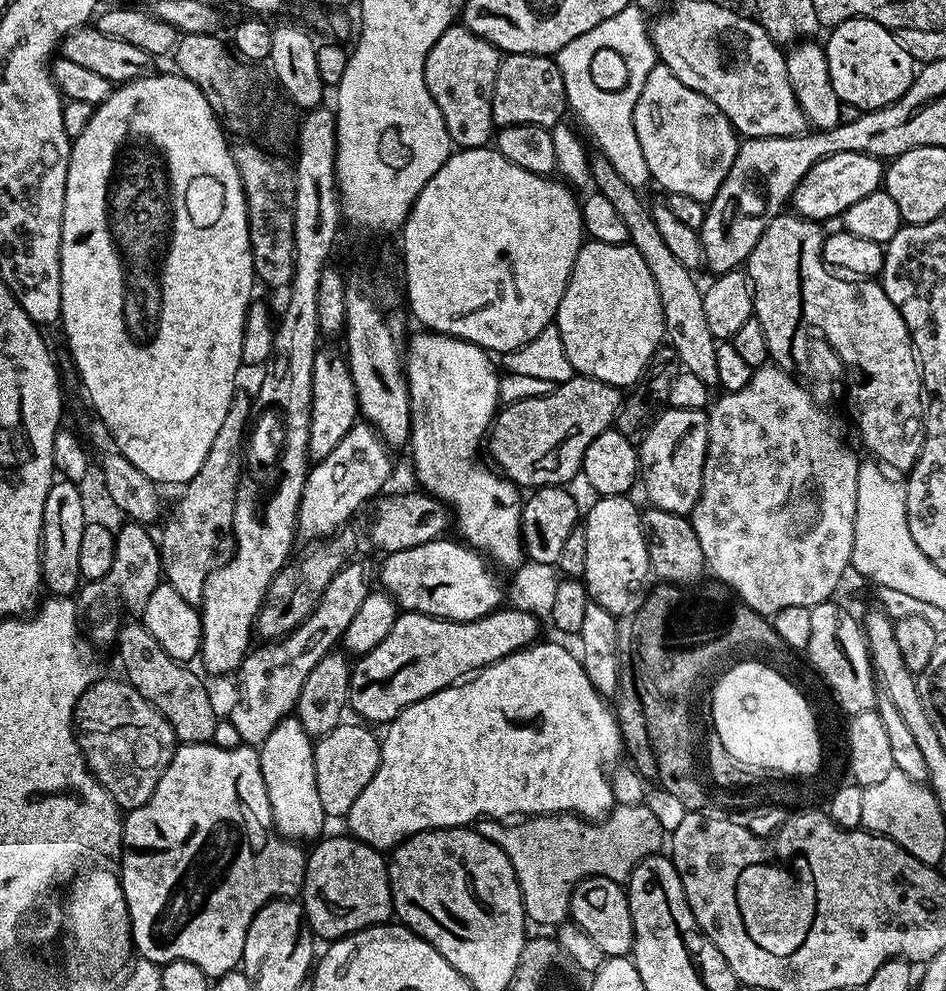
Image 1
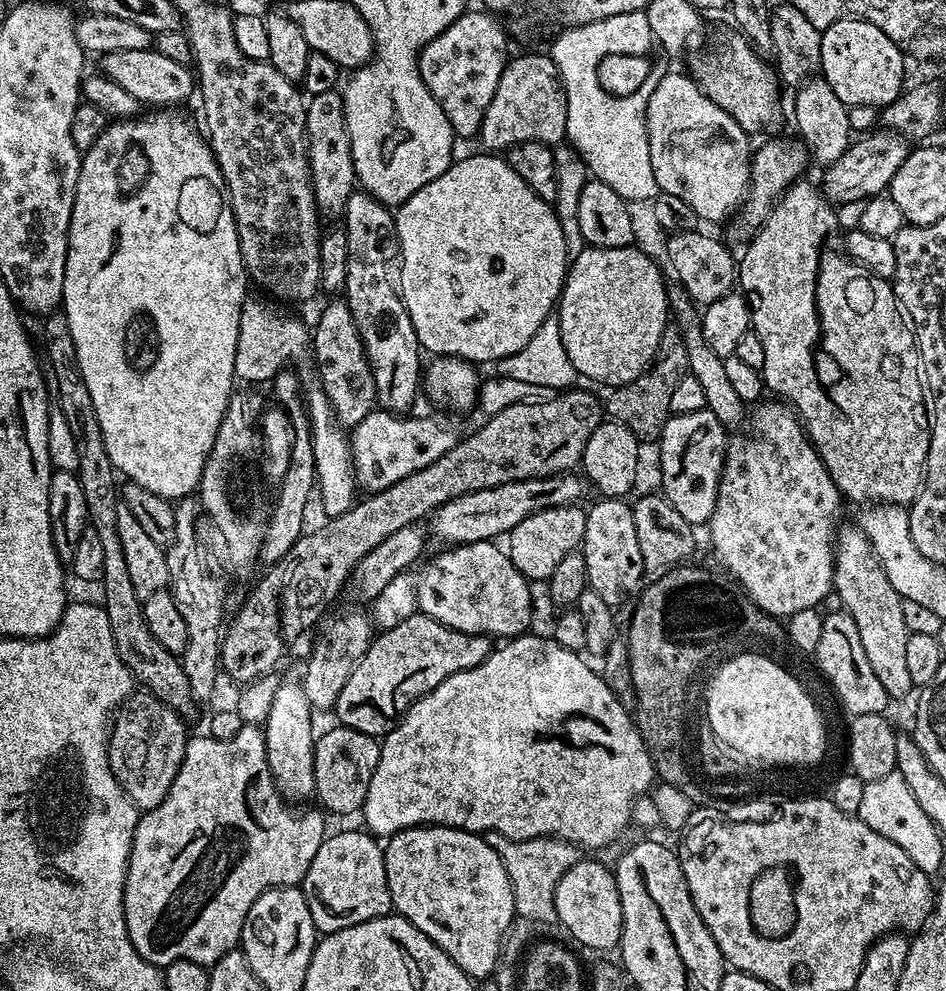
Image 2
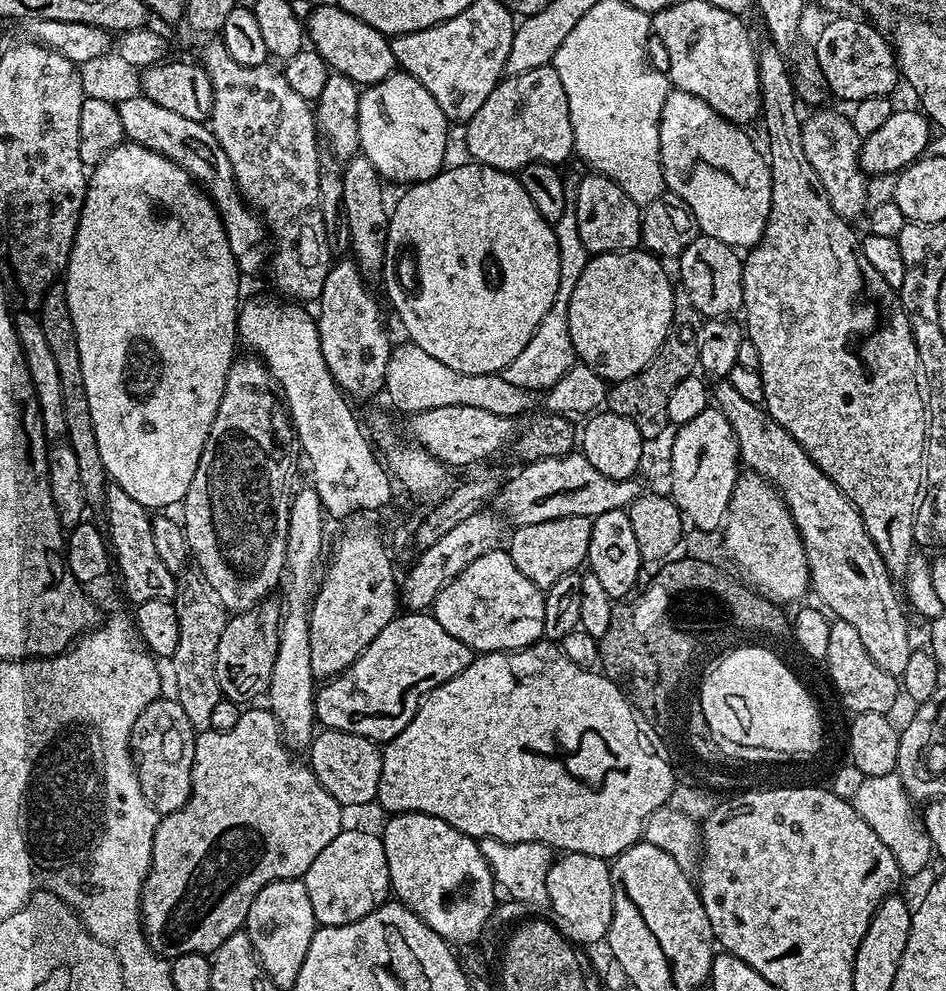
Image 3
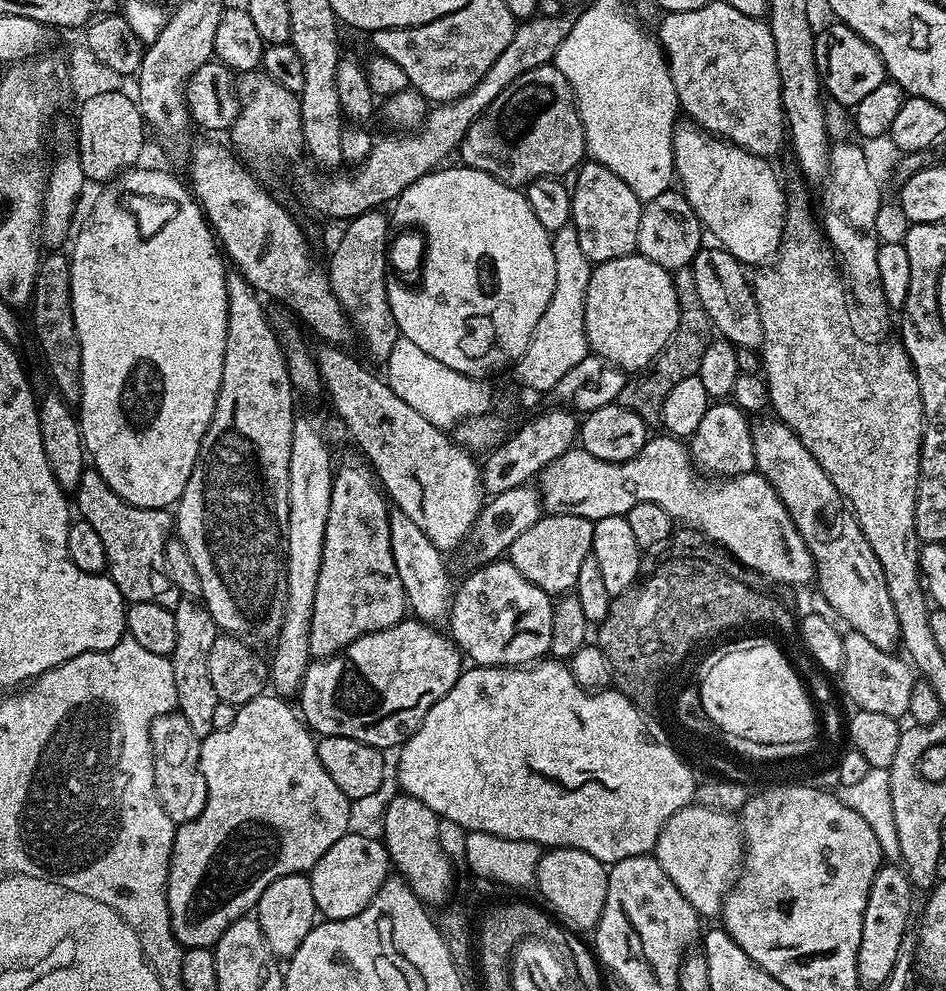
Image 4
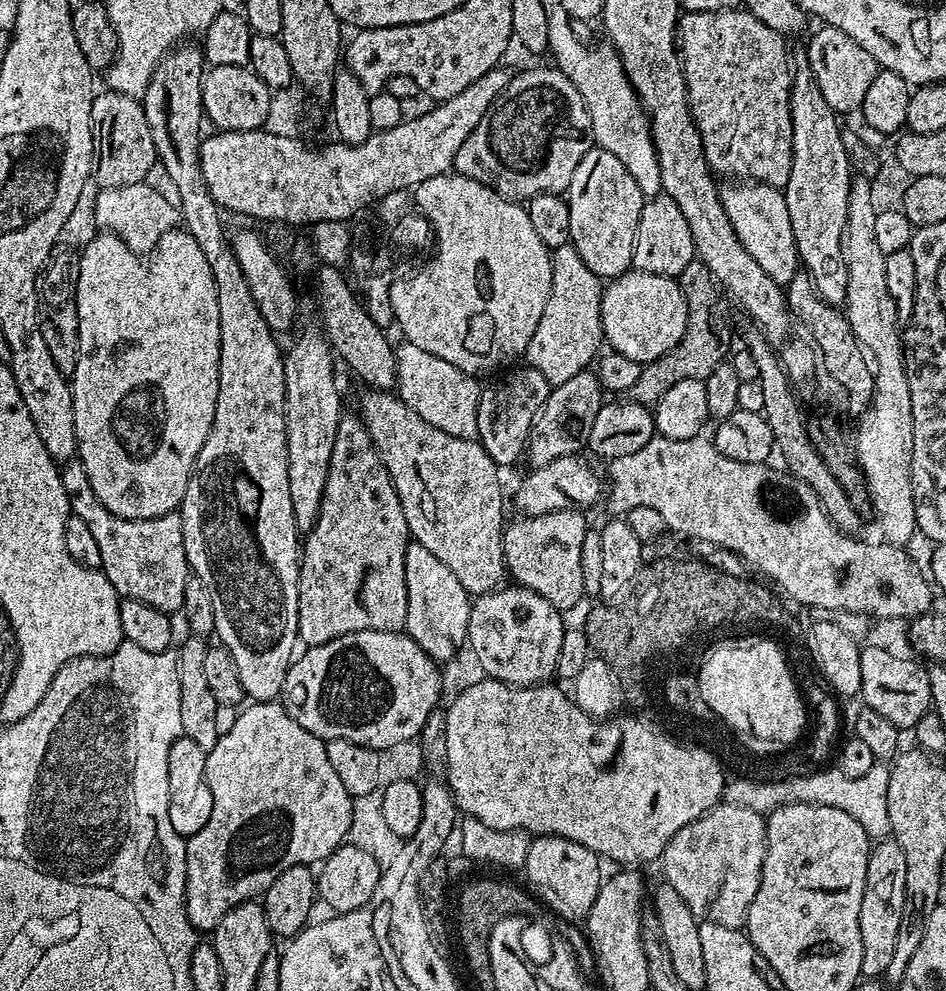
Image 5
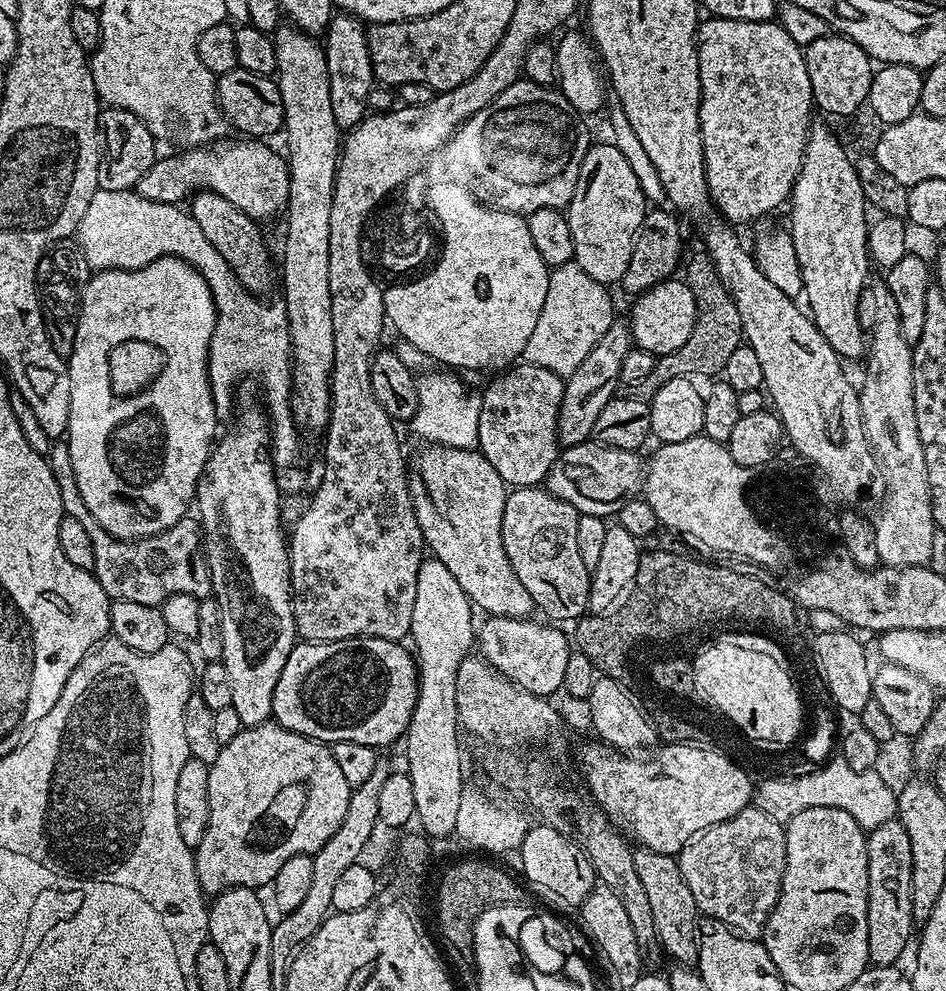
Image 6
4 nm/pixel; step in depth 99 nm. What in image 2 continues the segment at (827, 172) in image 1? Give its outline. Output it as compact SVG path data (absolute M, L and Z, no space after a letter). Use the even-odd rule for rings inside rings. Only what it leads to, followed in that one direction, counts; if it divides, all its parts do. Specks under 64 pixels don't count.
M869 131L867 134L853 139L847 150L833 164L827 165L825 172L828 173L824 176L822 192L836 206L855 200L867 202L873 196L887 193L894 174L898 174L898 166L902 166L902 162L906 162L909 151L909 141L896 132Z

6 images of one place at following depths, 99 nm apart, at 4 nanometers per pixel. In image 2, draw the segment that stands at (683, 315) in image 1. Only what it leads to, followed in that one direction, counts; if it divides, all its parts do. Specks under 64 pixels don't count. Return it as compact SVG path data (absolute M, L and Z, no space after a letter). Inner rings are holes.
M672 286L668 288L668 306L675 323L678 325L678 330L686 342L689 373L694 378L698 378L698 383L701 384L702 390L706 394L706 408L712 411L714 418L718 418L718 422L724 424L725 429L736 430L732 428L738 427L743 420L745 423L746 401L738 398L738 393L733 389L726 374L724 357L714 354L714 350L710 350L710 346L706 346L706 338L702 334L702 326L700 325L701 313L698 311L697 305L689 298L688 293L683 288Z

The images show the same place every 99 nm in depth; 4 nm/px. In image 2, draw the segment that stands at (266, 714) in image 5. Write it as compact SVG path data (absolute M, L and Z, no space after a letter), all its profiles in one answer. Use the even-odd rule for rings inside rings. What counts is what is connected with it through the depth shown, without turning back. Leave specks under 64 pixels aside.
M245 724L242 730L238 730L238 734L234 734L234 738L225 740L215 740L213 736L207 734L193 735L184 751L182 766L170 786L170 794L166 794L166 798L162 798L162 802L156 808L147 809L136 821L132 853L128 859L128 873L124 883L124 917L128 937L134 950L138 950L142 958L146 958L157 966L167 966L175 960L189 960L211 966L218 962L218 958L233 951L240 943L242 926L250 914L252 903L271 888L299 885L303 881L306 870L310 870L310 862L314 862L314 854L318 854L318 846L322 846L325 838L326 816L319 807L316 807L317 809L308 807L312 806L293 806L280 795L274 778L270 774L264 733L257 725Z

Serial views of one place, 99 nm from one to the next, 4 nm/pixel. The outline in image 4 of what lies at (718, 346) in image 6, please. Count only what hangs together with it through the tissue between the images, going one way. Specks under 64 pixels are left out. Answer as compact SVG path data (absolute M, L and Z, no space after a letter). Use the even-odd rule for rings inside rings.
M691 267L680 268L672 273L672 281L680 303L678 326L674 330L670 342L656 355L656 359L643 372L637 372L627 377L618 399L621 406L626 410L634 410L634 414L638 414L638 418L642 418L642 422L649 426L660 424L662 406L665 405L670 390L674 390L674 386L678 386L678 382L699 373L702 366L702 354L706 354L706 346L714 339L712 320L706 314L706 310L698 298L698 286L694 284Z

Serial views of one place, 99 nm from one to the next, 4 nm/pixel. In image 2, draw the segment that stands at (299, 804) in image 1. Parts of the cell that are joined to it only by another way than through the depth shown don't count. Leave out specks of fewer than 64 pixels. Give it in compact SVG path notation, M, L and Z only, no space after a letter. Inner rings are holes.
M281 679L277 683L274 703L270 705L270 714L264 719L262 731L270 774L280 795L289 802L311 801L316 790L314 786L316 736L314 731L312 732L312 716L314 709L310 706L310 698L306 698L303 683L299 679Z

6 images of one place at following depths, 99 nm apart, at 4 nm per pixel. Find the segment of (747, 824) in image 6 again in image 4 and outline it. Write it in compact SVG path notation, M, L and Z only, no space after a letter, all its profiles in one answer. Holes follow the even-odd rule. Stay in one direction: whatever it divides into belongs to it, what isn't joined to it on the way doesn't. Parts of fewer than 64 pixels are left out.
M693 802L675 812L662 826L654 855L662 870L670 874L670 882L682 890L682 898L694 906L701 918L708 918L723 913L724 897L736 882L745 851L744 834L733 813L710 810Z

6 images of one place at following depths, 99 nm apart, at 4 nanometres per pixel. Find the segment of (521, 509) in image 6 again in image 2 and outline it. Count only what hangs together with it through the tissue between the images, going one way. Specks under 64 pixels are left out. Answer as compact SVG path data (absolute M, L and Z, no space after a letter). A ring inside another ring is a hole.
M563 504L546 510L538 510L538 514L530 514L530 518L522 518L518 526L507 533L506 551L514 566L530 582L547 582L550 574L566 558L566 554L577 551L583 545L586 534L587 511L576 504Z

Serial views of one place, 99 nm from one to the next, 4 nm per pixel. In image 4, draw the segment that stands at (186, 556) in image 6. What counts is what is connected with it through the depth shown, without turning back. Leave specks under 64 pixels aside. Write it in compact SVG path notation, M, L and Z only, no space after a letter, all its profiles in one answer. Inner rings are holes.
M91 466L85 467L84 473L82 474L82 482L78 482L76 491L74 493L74 508L78 513L79 519L90 522L90 526L94 526L95 532L102 537L102 547L106 549L106 562L108 563L106 574L114 582L114 586L118 586L118 590L123 594L125 601L137 604L138 602L154 602L158 606L166 606L167 608L175 610L181 602L180 591L170 582L170 578L166 574L166 558L164 557L164 544L174 532L174 516L169 509L166 508L139 508L133 504L127 504L122 498L118 498L118 494L114 494L114 490L110 490L110 486L106 486L106 482L102 478L102 474L98 474L98 470Z

